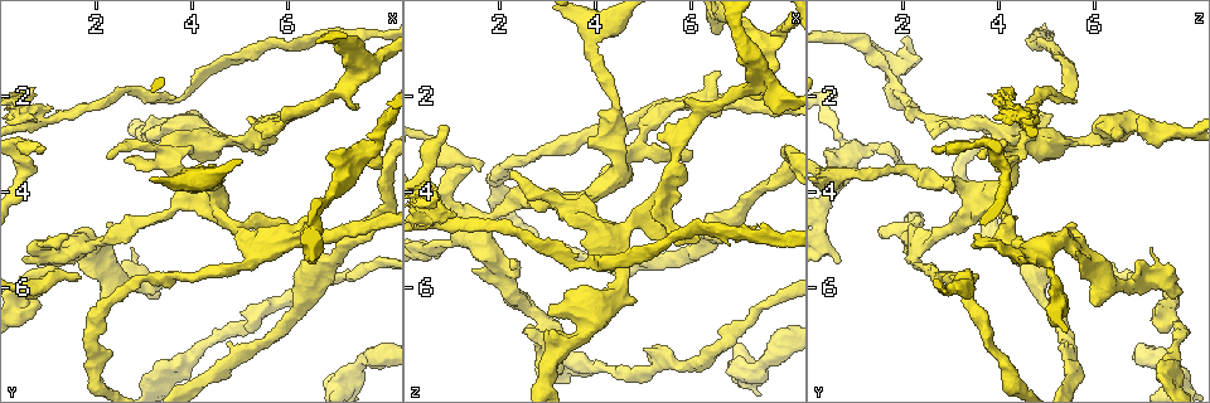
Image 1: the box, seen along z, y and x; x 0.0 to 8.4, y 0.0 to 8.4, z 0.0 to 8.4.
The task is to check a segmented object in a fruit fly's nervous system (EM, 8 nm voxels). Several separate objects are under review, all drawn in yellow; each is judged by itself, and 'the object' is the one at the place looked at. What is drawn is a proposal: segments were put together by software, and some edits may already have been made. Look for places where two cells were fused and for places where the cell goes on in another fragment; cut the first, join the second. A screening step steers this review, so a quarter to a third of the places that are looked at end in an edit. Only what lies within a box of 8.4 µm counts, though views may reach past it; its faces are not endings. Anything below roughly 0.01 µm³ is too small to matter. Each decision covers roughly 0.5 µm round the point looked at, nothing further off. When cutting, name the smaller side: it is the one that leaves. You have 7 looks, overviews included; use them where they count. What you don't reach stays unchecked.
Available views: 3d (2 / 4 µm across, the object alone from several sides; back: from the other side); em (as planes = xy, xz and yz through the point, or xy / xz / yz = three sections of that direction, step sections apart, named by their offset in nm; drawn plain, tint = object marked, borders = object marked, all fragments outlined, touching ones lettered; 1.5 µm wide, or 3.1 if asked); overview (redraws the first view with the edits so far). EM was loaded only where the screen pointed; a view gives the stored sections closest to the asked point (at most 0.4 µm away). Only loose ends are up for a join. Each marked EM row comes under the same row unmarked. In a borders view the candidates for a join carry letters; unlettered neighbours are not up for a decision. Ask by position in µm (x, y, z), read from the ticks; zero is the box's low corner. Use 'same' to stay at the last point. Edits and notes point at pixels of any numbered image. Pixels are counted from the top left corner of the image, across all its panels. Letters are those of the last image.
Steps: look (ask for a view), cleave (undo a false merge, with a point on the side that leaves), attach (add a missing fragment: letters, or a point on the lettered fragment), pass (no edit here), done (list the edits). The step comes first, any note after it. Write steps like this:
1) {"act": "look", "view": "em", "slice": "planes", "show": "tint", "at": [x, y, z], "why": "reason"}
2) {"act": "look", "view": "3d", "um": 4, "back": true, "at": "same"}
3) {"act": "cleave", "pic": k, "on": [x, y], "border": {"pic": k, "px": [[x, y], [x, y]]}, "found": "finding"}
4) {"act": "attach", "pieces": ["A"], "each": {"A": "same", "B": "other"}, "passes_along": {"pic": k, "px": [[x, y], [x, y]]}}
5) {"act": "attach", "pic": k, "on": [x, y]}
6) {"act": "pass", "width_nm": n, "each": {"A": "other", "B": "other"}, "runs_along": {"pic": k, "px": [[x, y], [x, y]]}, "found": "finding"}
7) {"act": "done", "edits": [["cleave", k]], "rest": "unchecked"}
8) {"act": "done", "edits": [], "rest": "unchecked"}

{"act": "look", "view": "3d", "um": 2, "back": true, "at": [0.80, 3.10, 2.65], "why": "an open end"}

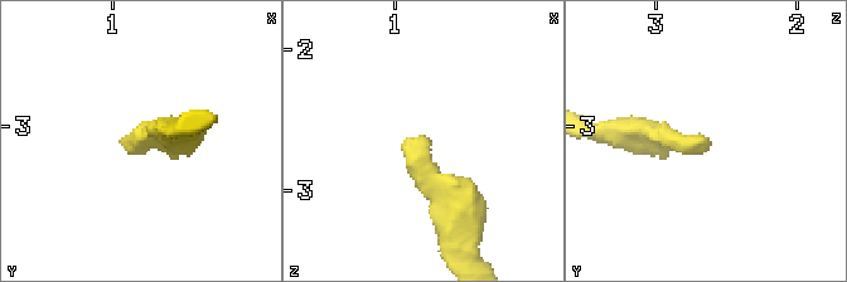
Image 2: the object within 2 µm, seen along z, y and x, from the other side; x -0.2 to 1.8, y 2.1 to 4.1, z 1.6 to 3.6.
{"act": "look", "view": "em", "slice": "planes", "show": "borders", "at": [0.80, 3.12, 2.64]}

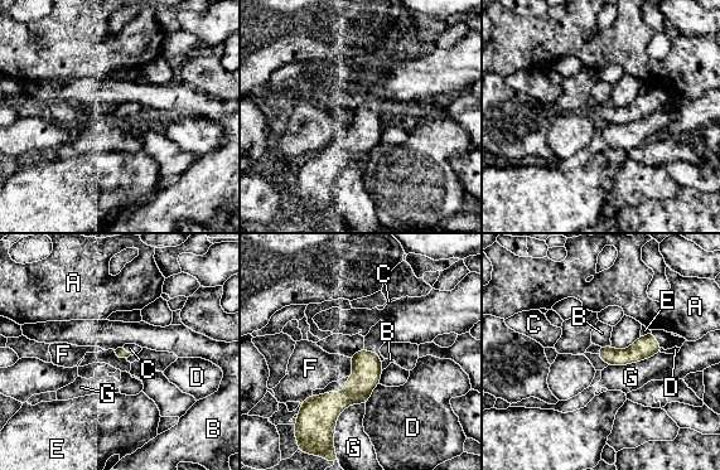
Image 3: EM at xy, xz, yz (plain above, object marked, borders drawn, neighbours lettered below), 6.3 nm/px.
{"act": "attach", "pieces": ["C"], "each": {"A": "other", "B": "other", "C": "same", "D": "other", "E": "other", "F": "other", "G": "other"}, "passes_along": {"pic": 3, "px": [[367, 368], [373, 353], [373, 340]]}, "found": "it goes on there"}

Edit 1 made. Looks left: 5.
{"act": "look", "view": "overview"}

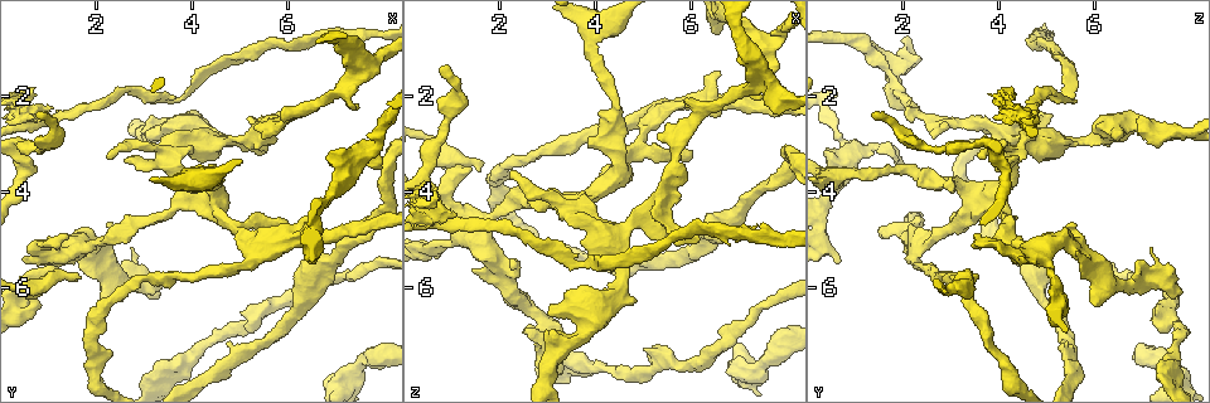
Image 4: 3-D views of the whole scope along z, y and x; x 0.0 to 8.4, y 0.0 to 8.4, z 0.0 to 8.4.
{"act": "look", "view": "em", "slice": "xy", "step": 4, "show": "borders", "at": [0.65, 1.90, 4.00], "why": "branch stops here"}

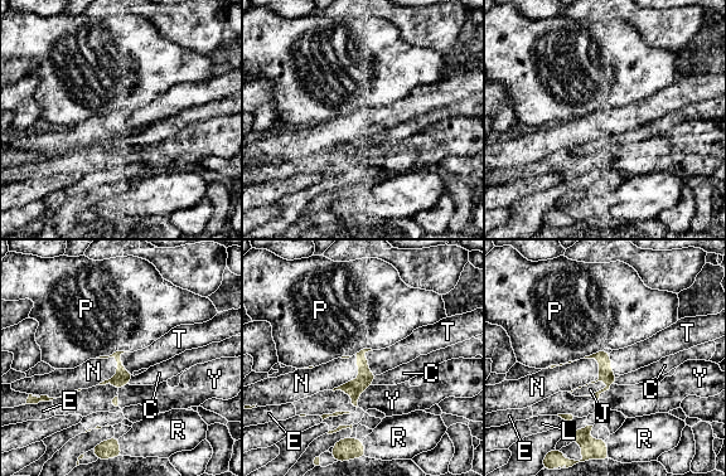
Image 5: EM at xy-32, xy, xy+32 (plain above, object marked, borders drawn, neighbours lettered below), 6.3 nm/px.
{"act": "pass", "each": {"C": "other", "E": "other", "J": "other", "L": "other", "N": "other", "P": "other", "R": "other", "T": "other", "Y": "other"}, "border": {"pic": 5, "px": [[368, 350], [368, 370], [378, 374]]}, "found": "no lettered fragment goes on from it"}

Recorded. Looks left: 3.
{"act": "look", "view": "em", "slice": "planes", "show": "borders", "at": [3.50, 2.60, 6.00], "why": "stops while still wide"}

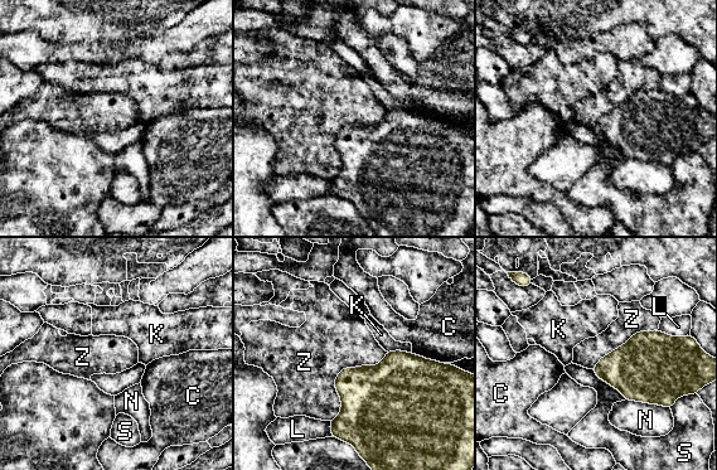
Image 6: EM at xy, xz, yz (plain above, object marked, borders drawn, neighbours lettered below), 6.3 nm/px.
{"act": "pass", "each": {"C": "other", "K": "other", "L": "other", "N": "other", "S": "other", "Z": "other"}, "border": {"pic": 6, "px": [[387, 352], [339, 372], [330, 421]]}, "found": "none of them fits"}

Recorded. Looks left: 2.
{"act": "done", "edits": [["attach", 3]], "rest": "unchecked"}

